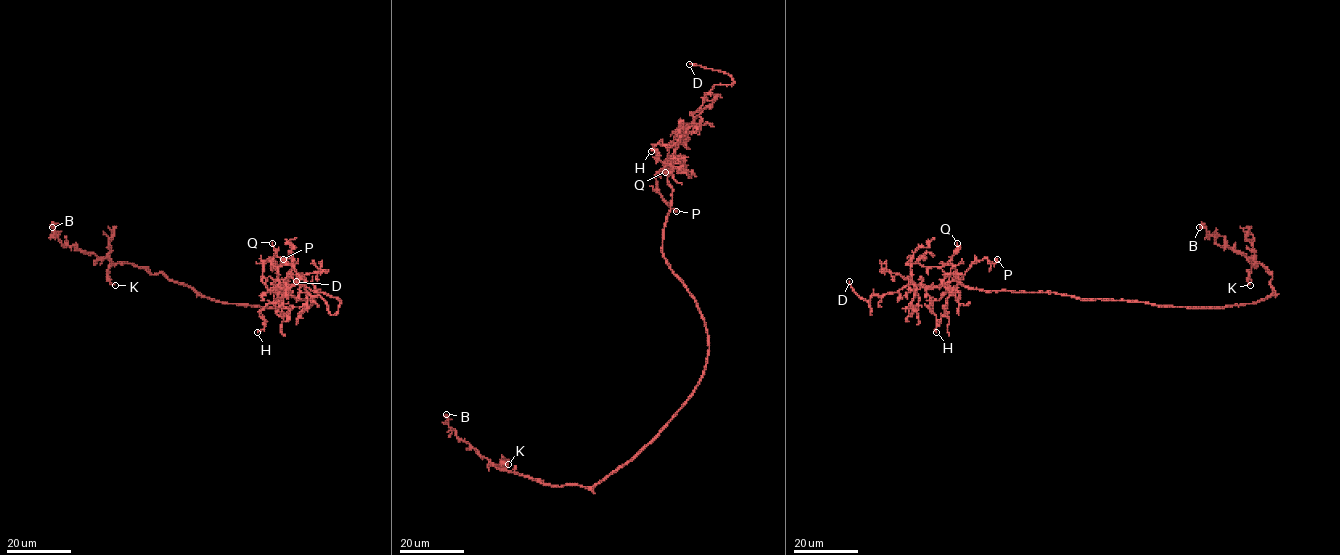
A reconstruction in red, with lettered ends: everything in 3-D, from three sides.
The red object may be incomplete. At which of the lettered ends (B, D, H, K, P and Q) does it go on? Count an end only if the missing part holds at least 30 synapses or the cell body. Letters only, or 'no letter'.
D

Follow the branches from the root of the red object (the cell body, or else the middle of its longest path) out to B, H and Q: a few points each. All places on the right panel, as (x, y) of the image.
B: (1129, 301), (1225, 307), (1256, 302), (1272, 293), (1272, 273), (1261, 264), (1218, 245), (1204, 226), (1199, 227)
H: (1129, 301), (982, 291), (952, 280), (926, 290), (932, 301), (929, 309), (936, 318), (936, 332)
Q: (1129, 301), (982, 291), (956, 280), (918, 286), (911, 280), (911, 264), (942, 267), (951, 260), (957, 243)

